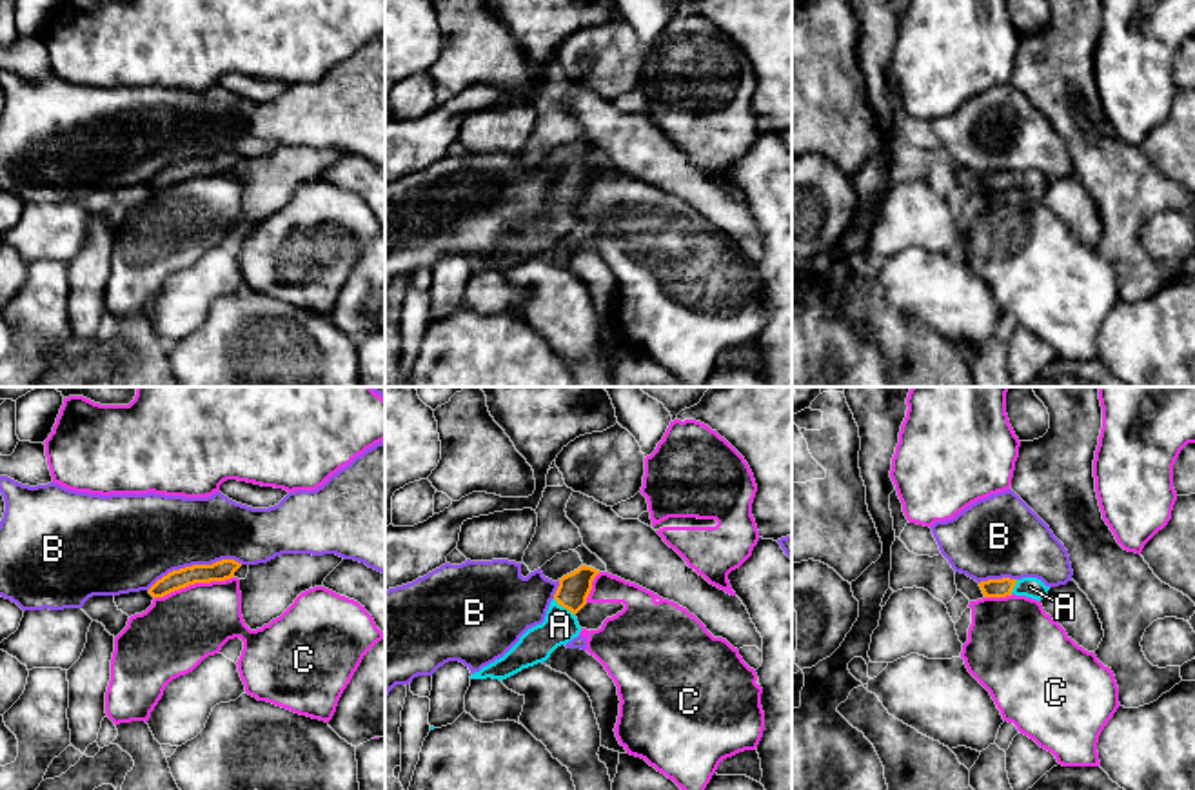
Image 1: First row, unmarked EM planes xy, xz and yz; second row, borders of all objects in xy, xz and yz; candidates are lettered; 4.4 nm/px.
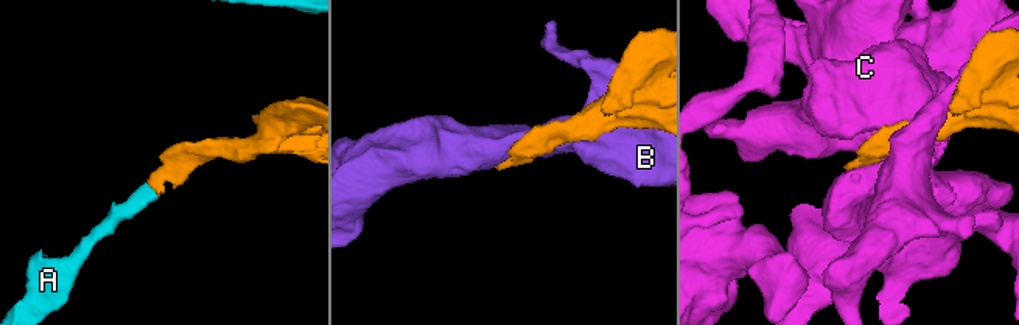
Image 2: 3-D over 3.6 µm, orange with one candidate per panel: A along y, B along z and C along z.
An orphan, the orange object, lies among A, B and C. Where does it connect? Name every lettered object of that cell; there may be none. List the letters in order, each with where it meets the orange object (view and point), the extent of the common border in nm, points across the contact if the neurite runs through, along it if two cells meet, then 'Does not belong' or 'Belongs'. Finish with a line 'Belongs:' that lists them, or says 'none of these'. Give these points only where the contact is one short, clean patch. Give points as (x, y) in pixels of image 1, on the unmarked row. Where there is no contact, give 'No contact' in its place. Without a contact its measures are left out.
A: Touches orange at xz (565, 200). Shared border 130 nm. Path across: xz (574, 180), (565, 200), (560, 218). Belongs
B: Touches orange at xy (195, 158). Shared border 440 nm. Does not belong
C: Touches orange at xy (193, 177). Shared border 360 nm. Does not belong
Belongs: A

